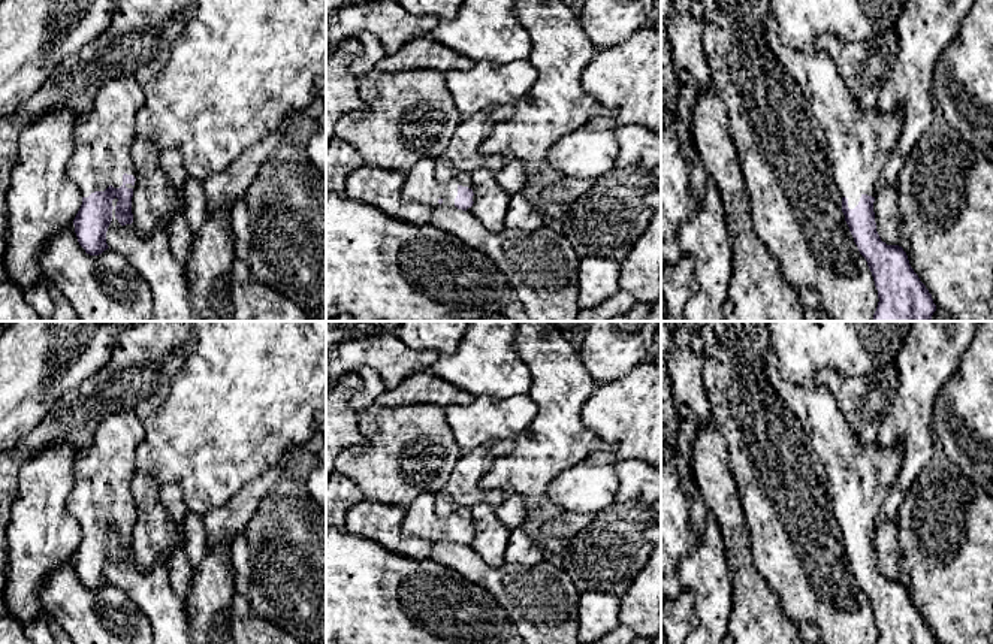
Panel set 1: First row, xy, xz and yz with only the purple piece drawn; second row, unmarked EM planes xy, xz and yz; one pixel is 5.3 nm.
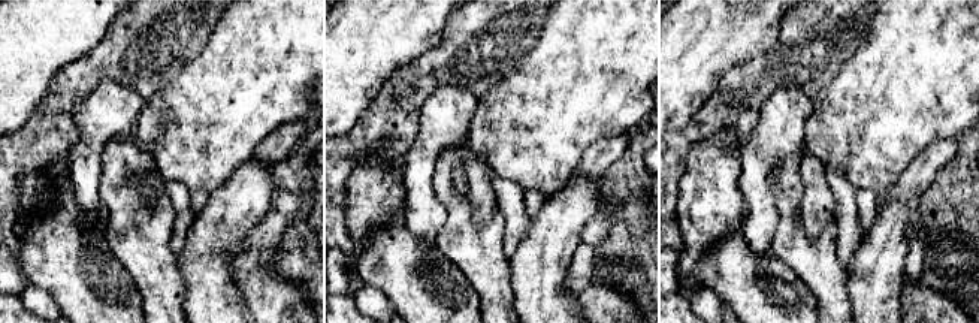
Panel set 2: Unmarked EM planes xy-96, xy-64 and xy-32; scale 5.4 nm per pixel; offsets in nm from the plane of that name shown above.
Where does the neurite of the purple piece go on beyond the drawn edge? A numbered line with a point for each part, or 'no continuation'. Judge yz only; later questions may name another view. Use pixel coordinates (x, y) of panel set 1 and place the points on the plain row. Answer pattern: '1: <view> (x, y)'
1: yz (860, 475)

